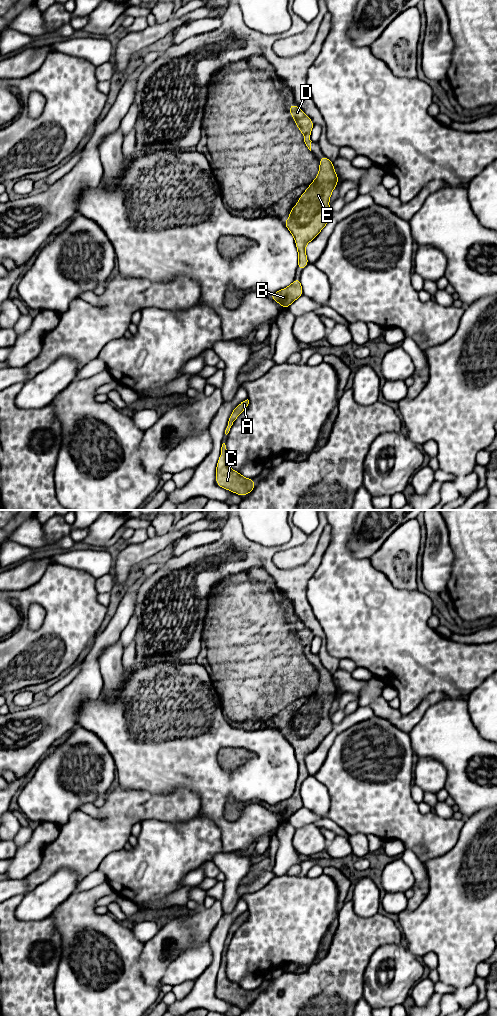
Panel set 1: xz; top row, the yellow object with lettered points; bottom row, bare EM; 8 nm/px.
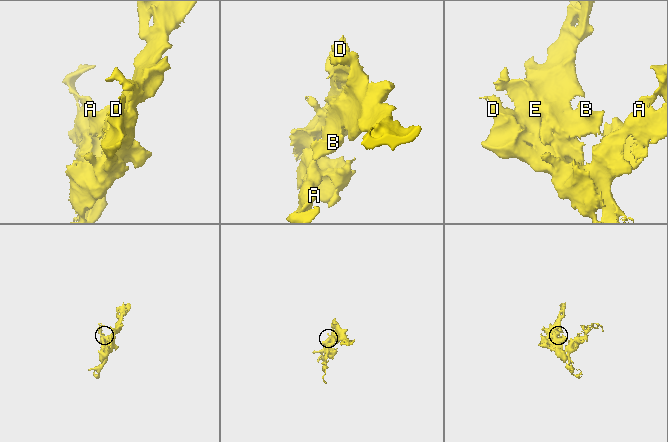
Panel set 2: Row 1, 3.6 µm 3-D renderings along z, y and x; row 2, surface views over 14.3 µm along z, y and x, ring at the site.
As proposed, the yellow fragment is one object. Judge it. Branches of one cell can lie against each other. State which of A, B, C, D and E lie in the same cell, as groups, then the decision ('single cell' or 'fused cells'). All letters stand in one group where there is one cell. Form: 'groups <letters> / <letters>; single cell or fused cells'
groups A B C D E; single cell

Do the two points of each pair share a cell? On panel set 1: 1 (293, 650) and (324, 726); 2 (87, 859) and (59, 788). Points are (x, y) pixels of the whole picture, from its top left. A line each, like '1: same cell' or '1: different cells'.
1: same cell
2: different cells

